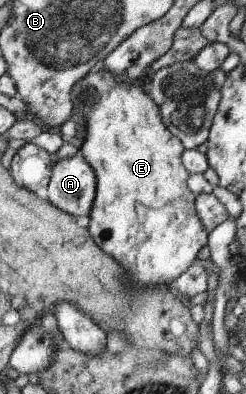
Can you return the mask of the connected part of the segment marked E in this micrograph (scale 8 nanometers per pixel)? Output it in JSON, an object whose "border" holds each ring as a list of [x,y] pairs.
{"border":[[[100,66],[90,72],[73,86],[69,96],[73,107],[85,116],[85,137],[78,150],[91,166],[96,183],[88,215],[88,236],[121,266],[133,291],[154,287],[165,289],[197,262],[197,253],[208,236],[196,216],[195,197],[186,186],[188,173],[180,160],[184,147],[160,122],[161,110],[141,89],[138,80],[127,83],[105,73]]]}

